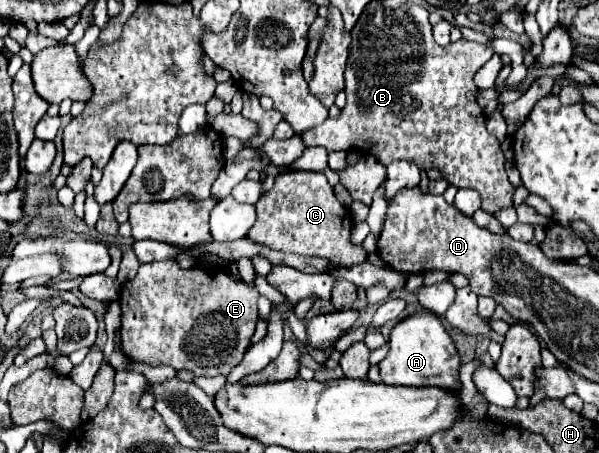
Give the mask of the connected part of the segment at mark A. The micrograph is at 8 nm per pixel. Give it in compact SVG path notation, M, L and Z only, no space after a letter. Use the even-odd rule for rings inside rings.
M415 312L413 316L399 322L389 336L389 354L379 364L381 380L389 386L437 386L443 390L461 392L459 368L461 358L451 340L445 332L441 320L435 314Z

